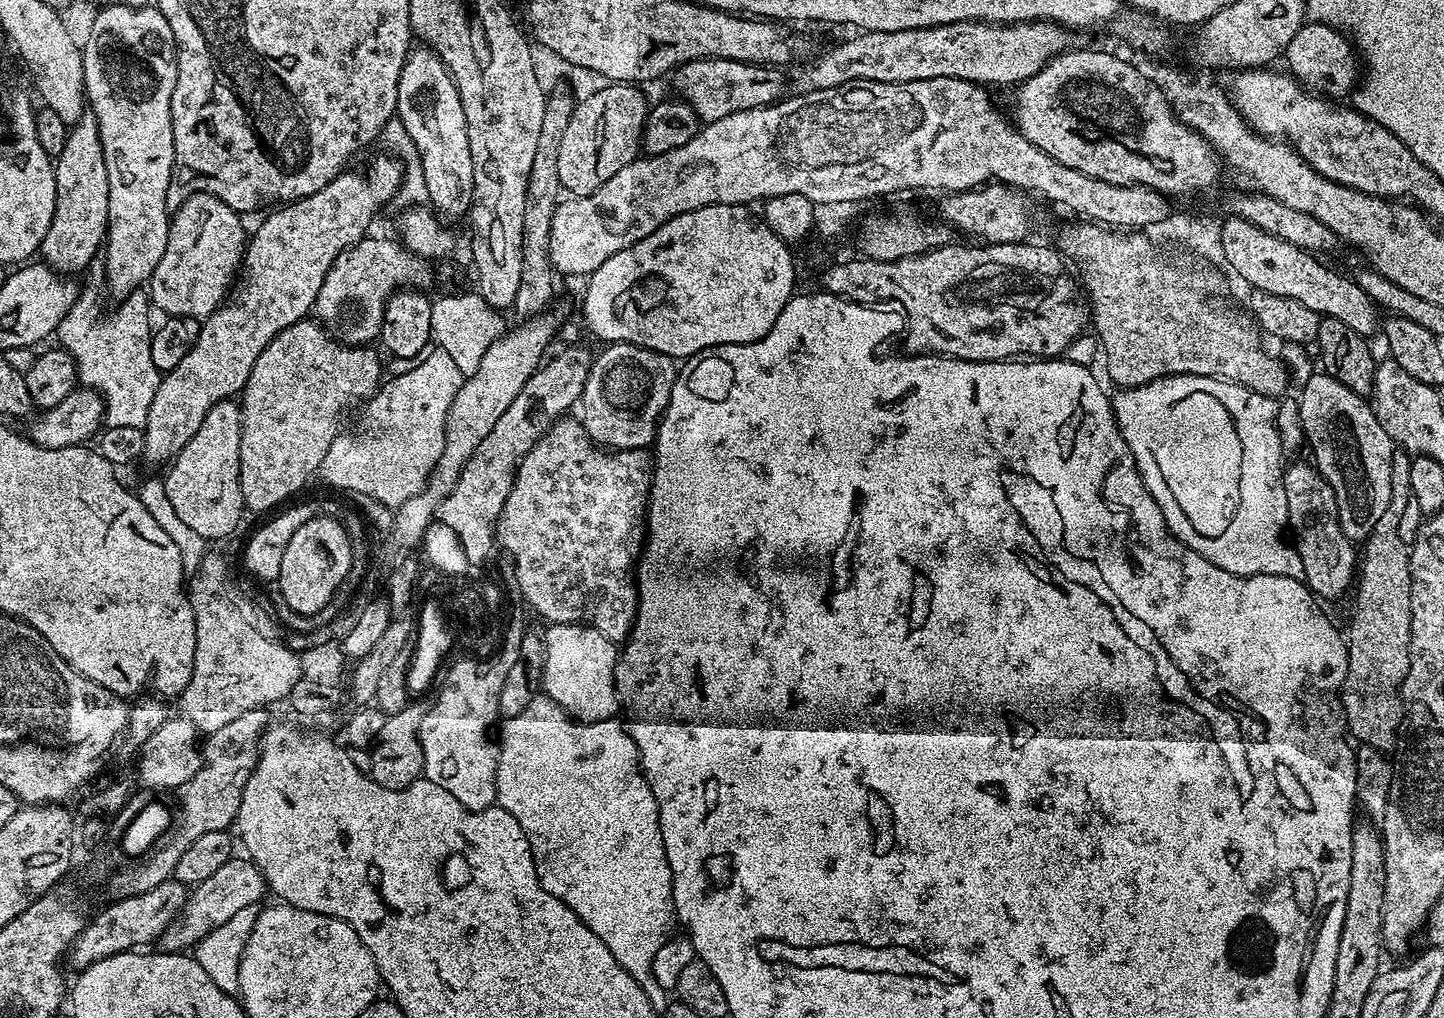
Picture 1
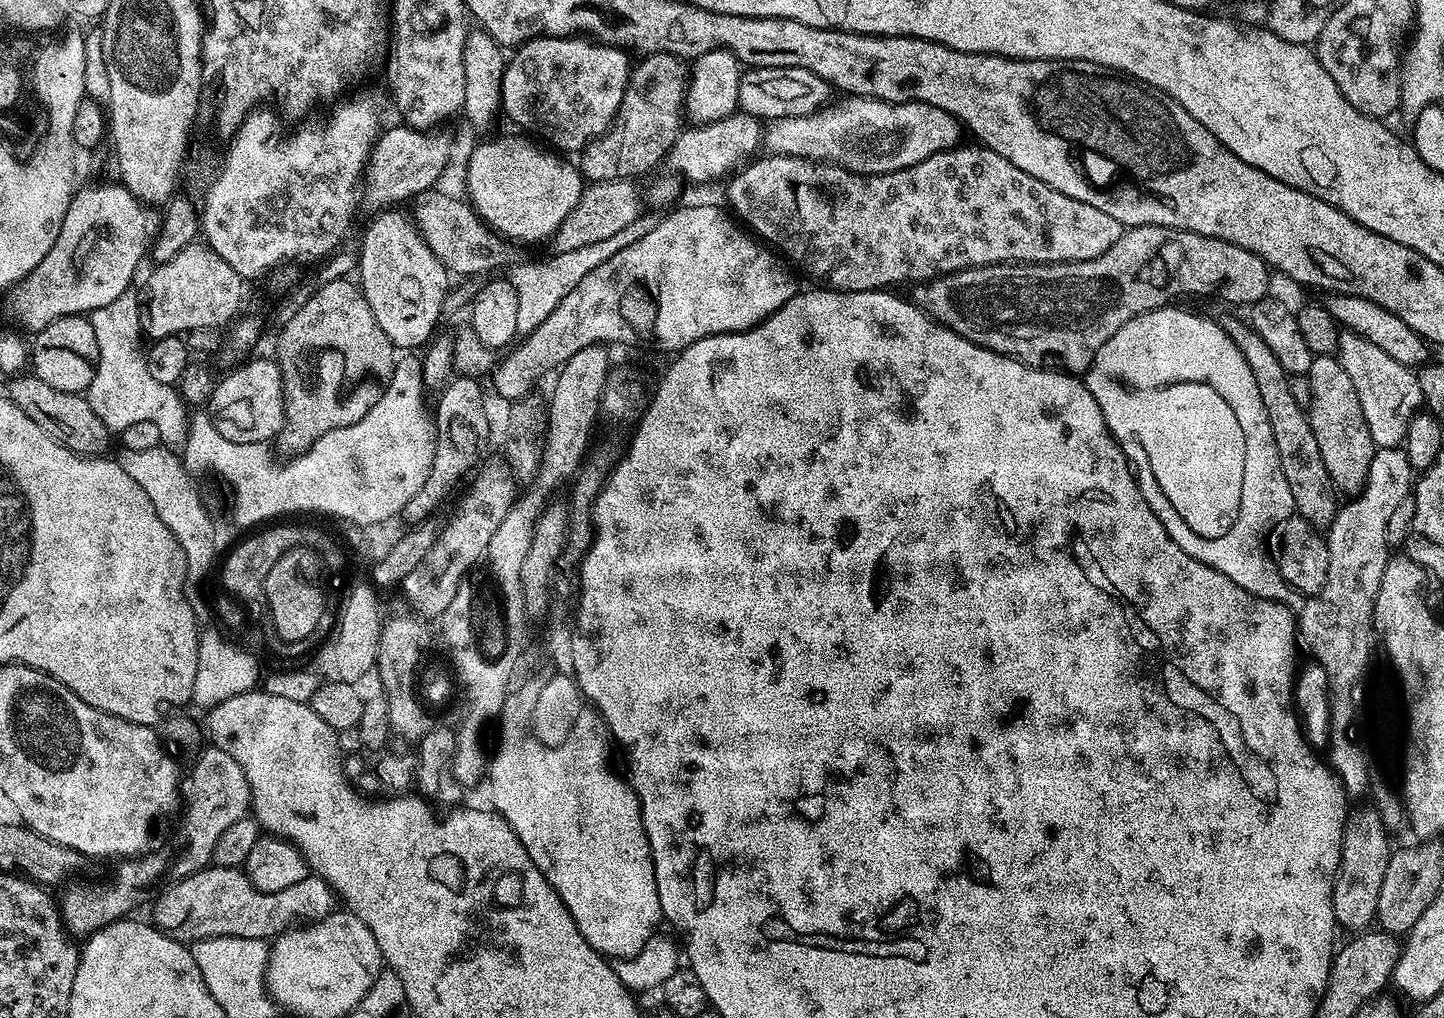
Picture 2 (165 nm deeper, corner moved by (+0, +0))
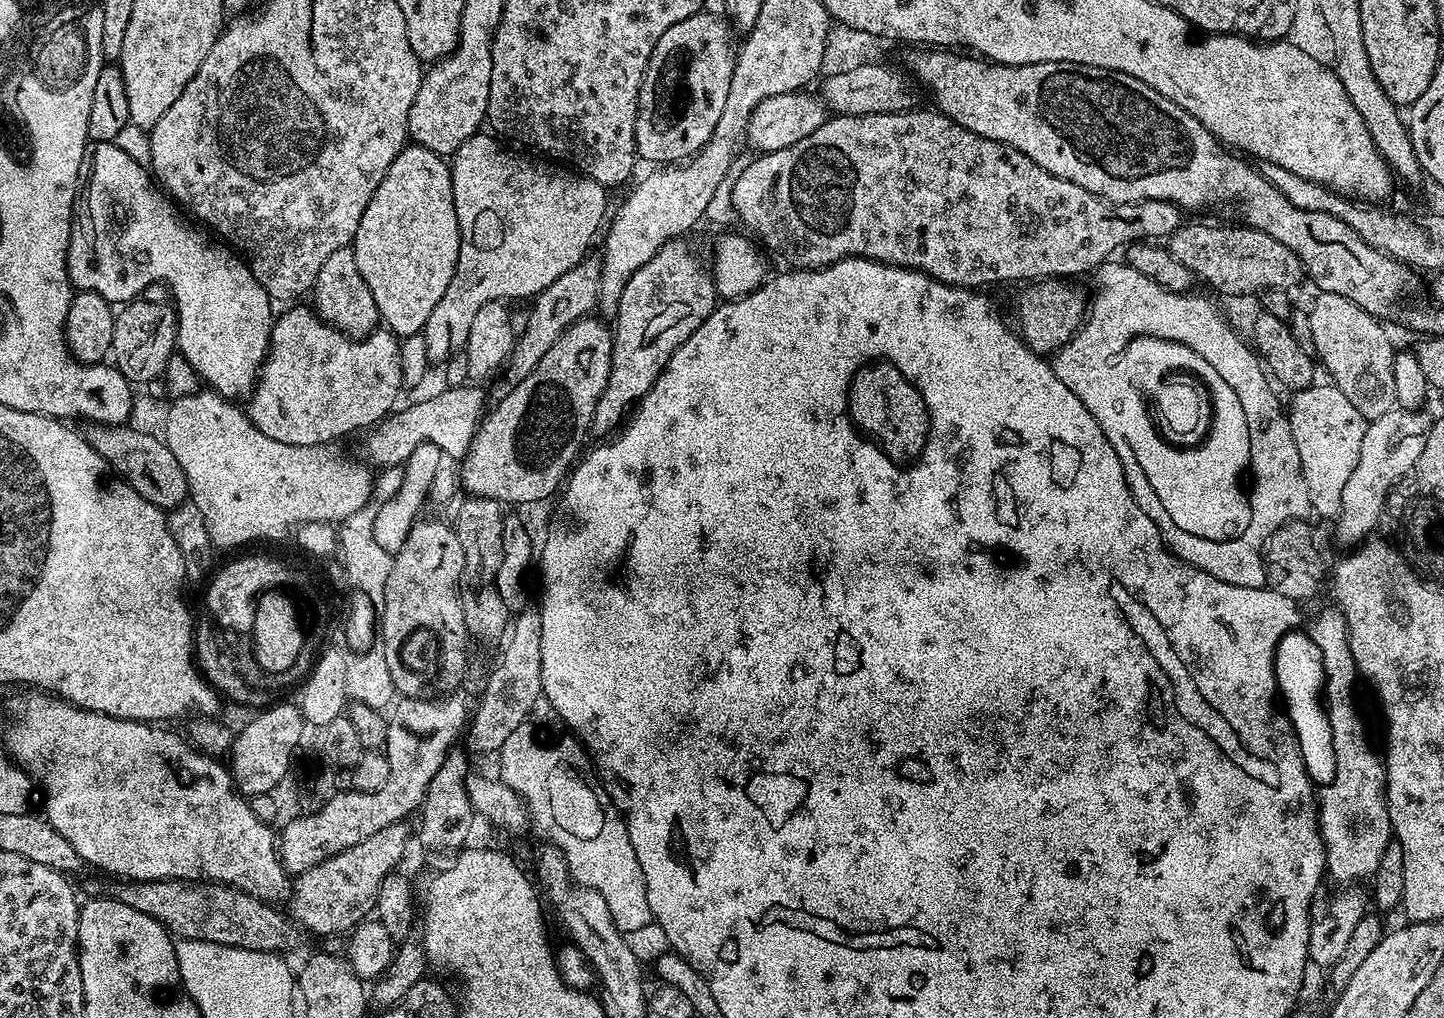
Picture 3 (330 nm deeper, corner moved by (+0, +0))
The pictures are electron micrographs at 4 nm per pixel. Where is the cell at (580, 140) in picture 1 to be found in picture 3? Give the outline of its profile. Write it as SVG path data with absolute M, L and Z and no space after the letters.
M701 10L682 22L674 22L674 26L670 26L670 30L666 30L666 34L662 34L662 38L658 38L658 46L654 46L652 57L648 63L648 69L644 75L644 81L640 87L638 114L636 115L636 154L641 161L653 160L653 165L656 166L668 166L673 162L687 161L708 144L708 141L711 140L714 134L714 130L718 126L718 118L722 118L722 114L726 110L726 98L730 94L730 80L736 66L734 44L732 48L732 36L734 37L734 32L723 15L717 14L715 16L714 13L708 11Z

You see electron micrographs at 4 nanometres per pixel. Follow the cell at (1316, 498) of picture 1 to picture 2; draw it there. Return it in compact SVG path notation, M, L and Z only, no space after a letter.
M1240 316L1219 317L1218 323L1223 332L1238 346L1242 358L1246 358L1246 366L1254 374L1254 382L1258 386L1258 394L1262 394L1262 406L1266 406L1266 418L1270 418L1270 430L1274 434L1274 446L1278 450L1278 462L1282 466L1282 474L1286 474L1286 486L1290 486L1290 494L1294 498L1296 512L1308 519L1315 528L1327 529L1336 517L1338 507L1337 489L1330 474L1322 462L1322 453L1318 441L1311 429L1309 413L1298 404L1290 391L1288 372L1278 362L1274 350L1262 342L1262 334L1252 329L1251 323Z

